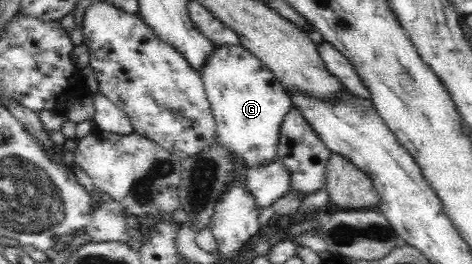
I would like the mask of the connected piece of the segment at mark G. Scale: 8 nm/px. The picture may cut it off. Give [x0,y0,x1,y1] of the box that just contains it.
[199,44,292,168]

